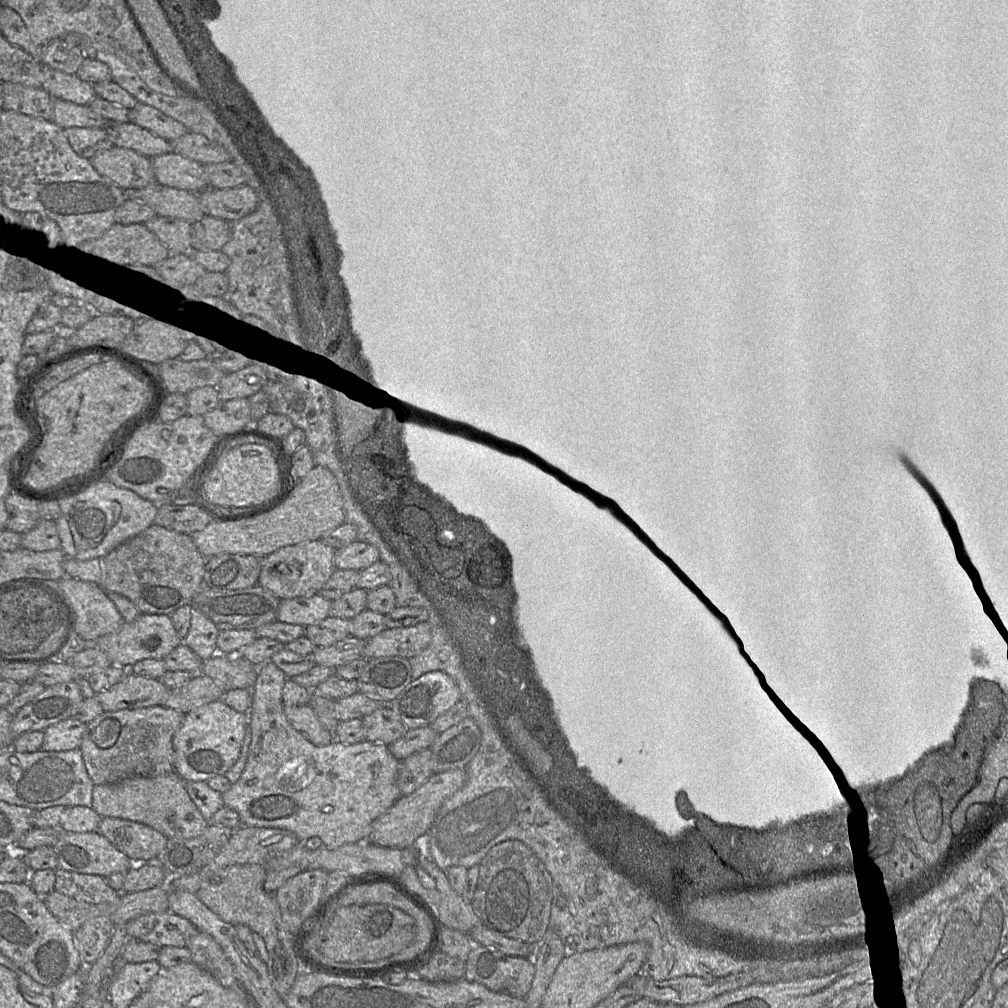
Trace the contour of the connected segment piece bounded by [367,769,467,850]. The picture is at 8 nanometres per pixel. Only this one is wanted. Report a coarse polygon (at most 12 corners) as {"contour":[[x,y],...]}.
{"contour":[[465,769],[433,774],[372,823],[367,842],[416,850]]}

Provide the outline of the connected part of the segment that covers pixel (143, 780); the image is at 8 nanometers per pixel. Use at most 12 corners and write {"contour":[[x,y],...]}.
{"contour":[[175,771],[94,785],[101,817],[167,839],[209,824]]}

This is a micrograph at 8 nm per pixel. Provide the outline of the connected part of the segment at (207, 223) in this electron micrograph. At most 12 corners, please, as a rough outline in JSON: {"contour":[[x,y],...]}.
{"contour":[[205,215],[191,223],[191,252],[221,251],[231,222]]}

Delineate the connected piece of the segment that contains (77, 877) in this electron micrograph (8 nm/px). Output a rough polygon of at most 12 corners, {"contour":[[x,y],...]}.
{"contour":[[55,870],[54,890],[90,904],[118,905],[101,876]]}

